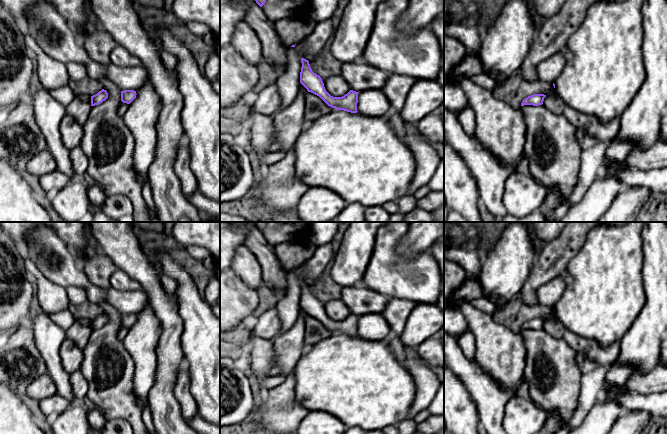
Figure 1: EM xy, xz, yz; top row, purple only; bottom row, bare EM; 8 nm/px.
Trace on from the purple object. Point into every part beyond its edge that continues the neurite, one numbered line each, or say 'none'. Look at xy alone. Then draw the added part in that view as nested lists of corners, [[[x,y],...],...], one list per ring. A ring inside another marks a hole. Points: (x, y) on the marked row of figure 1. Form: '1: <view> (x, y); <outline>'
none

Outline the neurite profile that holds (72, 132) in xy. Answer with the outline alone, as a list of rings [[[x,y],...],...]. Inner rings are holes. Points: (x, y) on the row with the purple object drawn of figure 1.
[[[66,114],[60,123],[60,133],[64,146],[71,150],[80,146],[84,129],[73,117]]]

